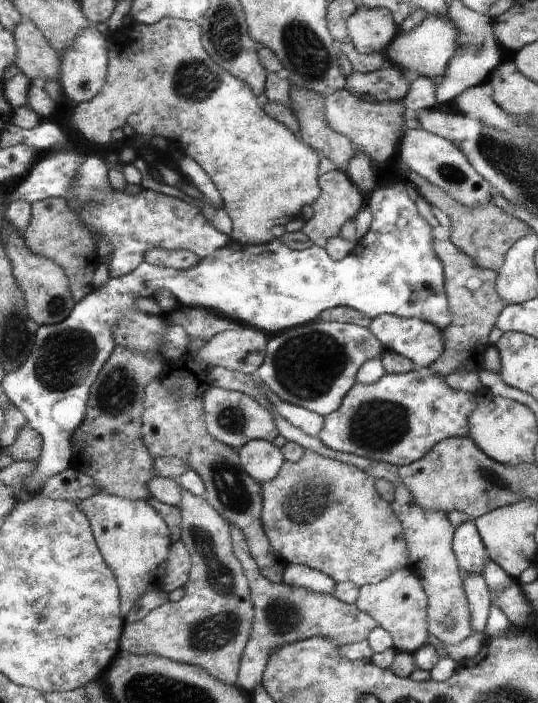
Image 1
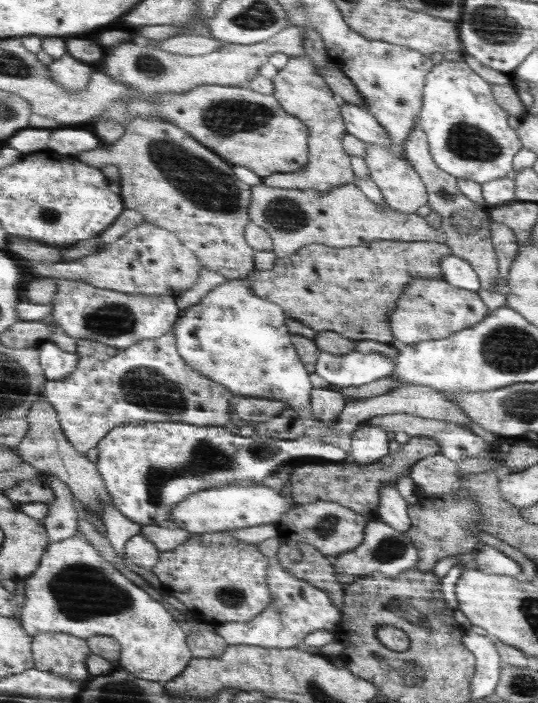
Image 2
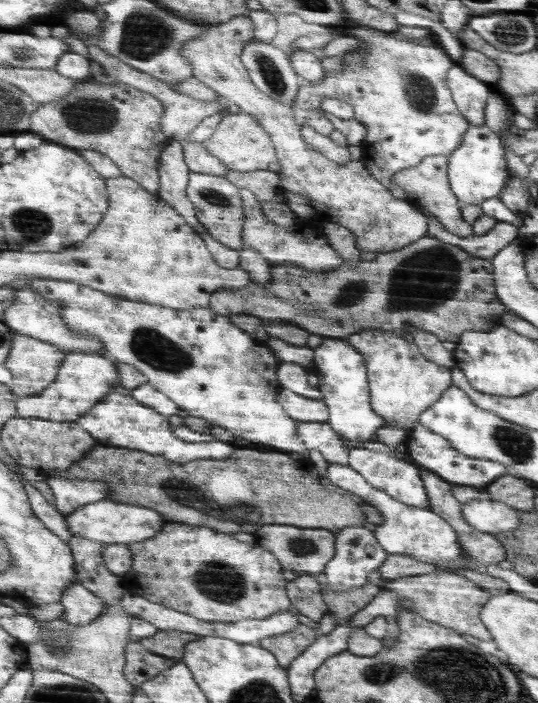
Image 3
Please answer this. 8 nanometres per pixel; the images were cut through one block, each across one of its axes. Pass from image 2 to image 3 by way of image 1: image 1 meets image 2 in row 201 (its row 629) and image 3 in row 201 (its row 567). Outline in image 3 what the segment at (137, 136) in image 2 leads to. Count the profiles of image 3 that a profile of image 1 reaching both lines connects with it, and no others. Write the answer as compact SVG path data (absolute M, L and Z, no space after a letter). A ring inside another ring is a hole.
M190 171L189 183L185 191L196 208L197 219L206 227L210 236L240 251L243 248L242 229L245 218L237 185L225 177Z

